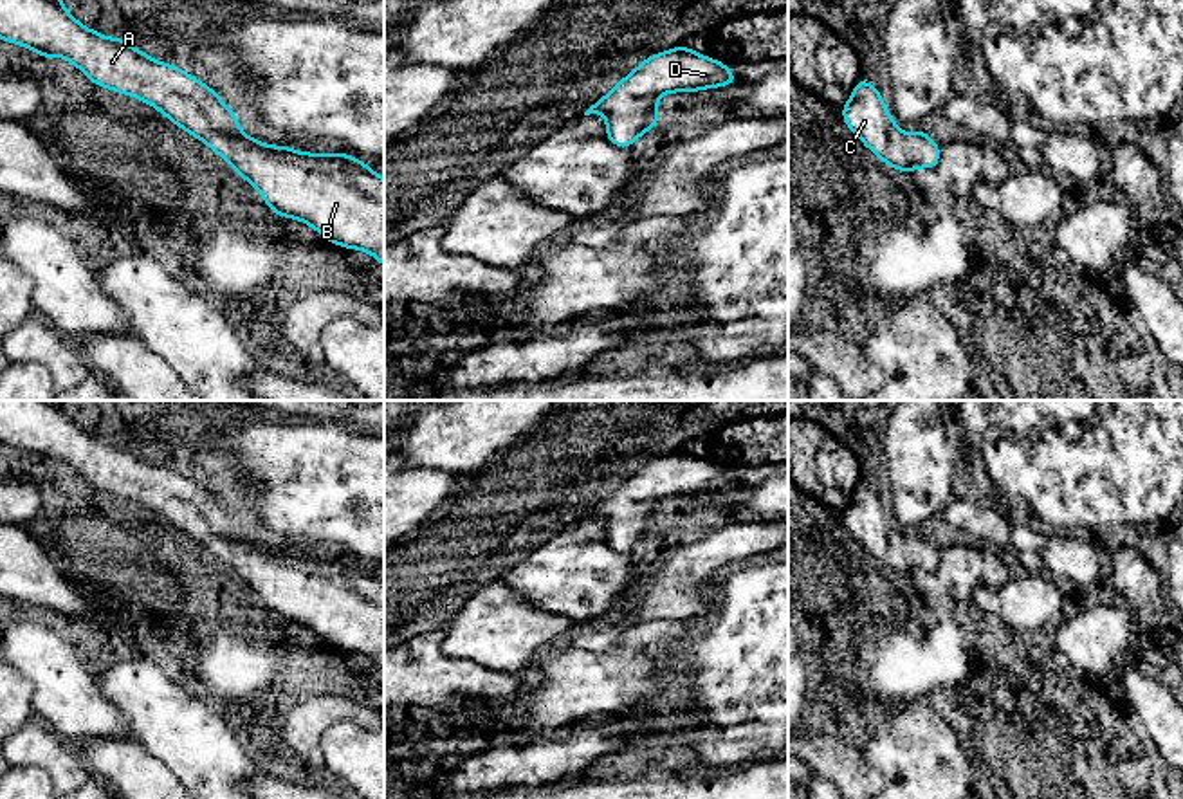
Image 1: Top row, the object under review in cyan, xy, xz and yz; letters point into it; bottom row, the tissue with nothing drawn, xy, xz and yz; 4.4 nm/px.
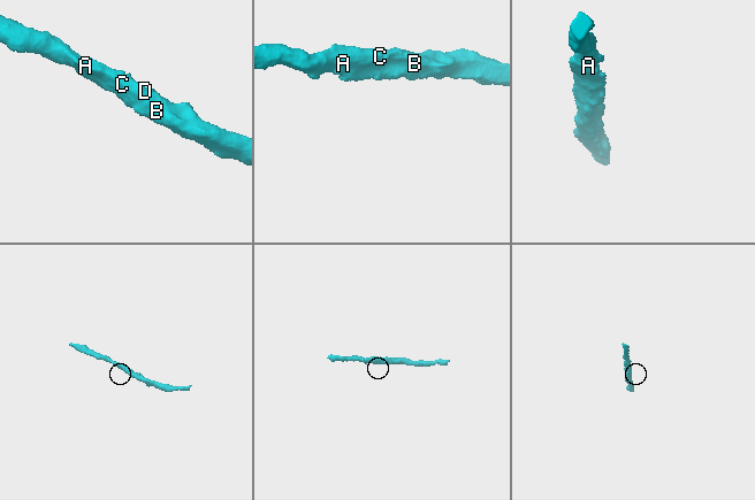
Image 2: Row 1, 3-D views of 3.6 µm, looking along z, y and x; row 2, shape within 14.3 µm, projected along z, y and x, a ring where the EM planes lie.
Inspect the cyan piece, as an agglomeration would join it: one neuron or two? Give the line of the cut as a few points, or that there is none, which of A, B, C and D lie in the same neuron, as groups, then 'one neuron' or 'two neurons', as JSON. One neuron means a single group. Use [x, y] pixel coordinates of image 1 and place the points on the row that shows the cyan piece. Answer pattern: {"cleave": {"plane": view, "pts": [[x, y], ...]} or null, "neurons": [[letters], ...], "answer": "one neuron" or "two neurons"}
{"cleave": null, "neurons": [["A", "B", "C", "D"]], "answer": "one neuron"}

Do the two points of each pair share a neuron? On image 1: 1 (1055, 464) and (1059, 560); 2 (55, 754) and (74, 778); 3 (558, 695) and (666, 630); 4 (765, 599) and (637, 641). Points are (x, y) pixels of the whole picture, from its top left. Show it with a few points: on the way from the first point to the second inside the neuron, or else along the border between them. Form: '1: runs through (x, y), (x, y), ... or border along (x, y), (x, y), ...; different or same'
1: border along (1048, 536), (1077, 536), (1099, 547); different
2: runs through (58, 760), (69, 772); same
3: runs through (585, 684), (603, 684), (639, 648); same
4: border along (693, 632), (682, 637), (660, 639), (653, 646); different

